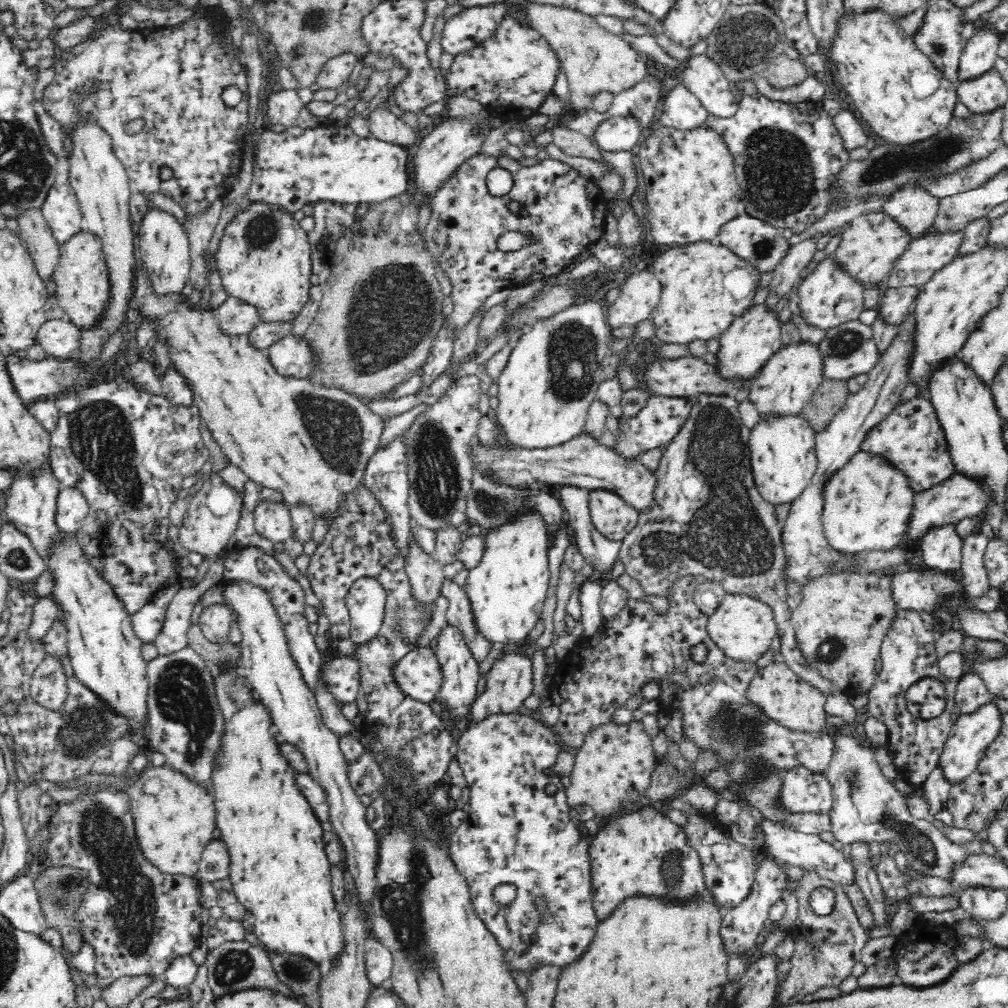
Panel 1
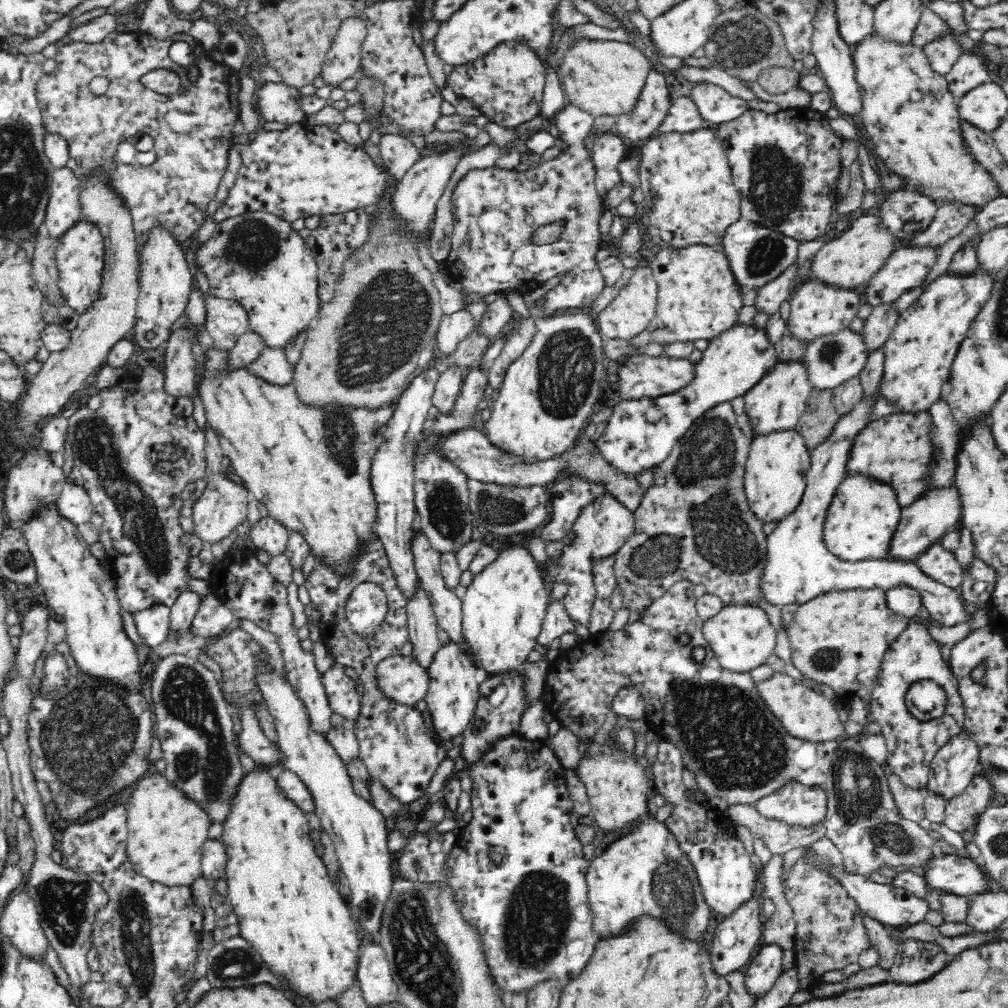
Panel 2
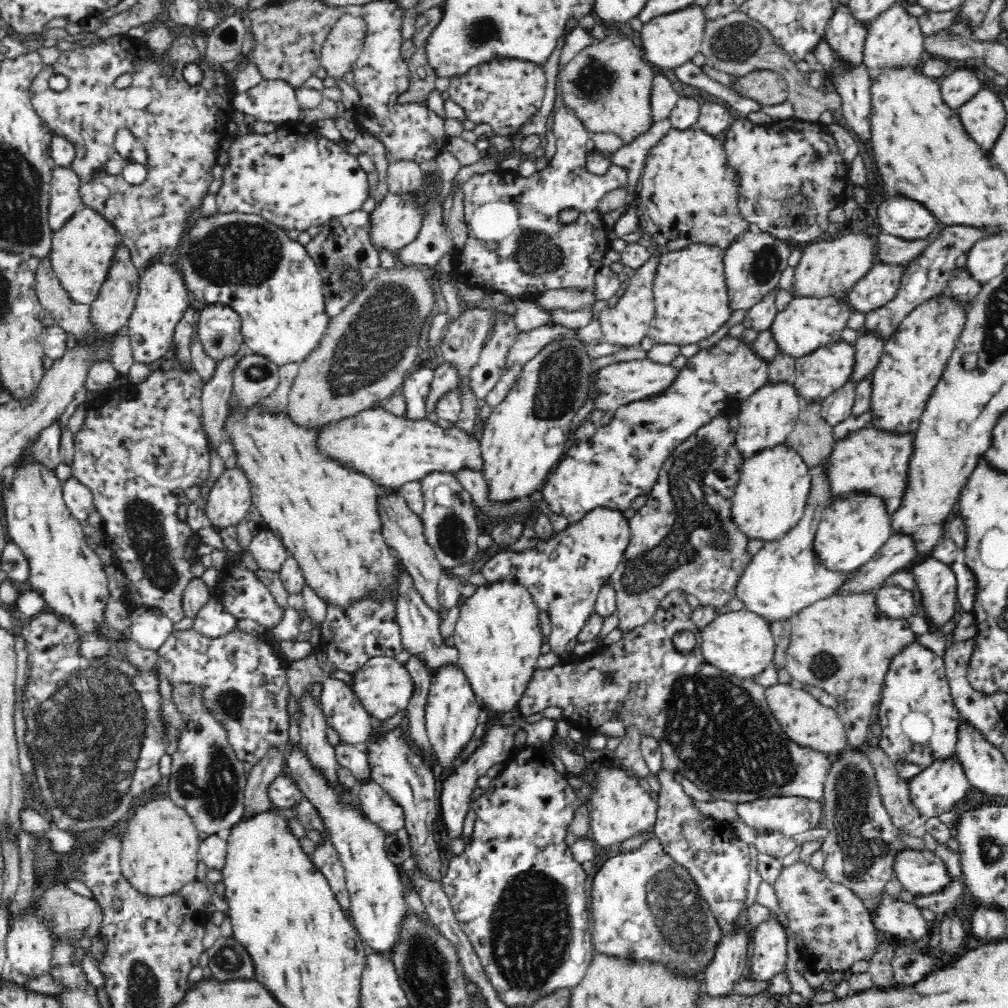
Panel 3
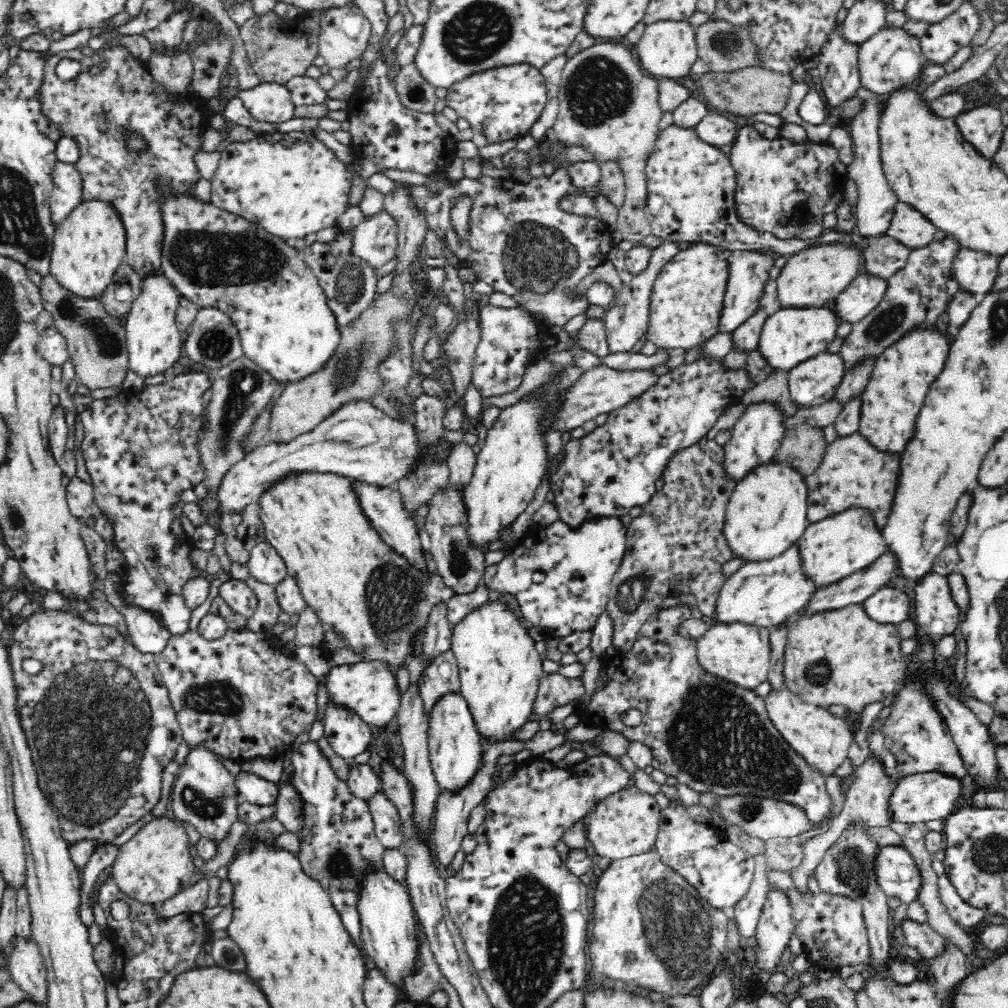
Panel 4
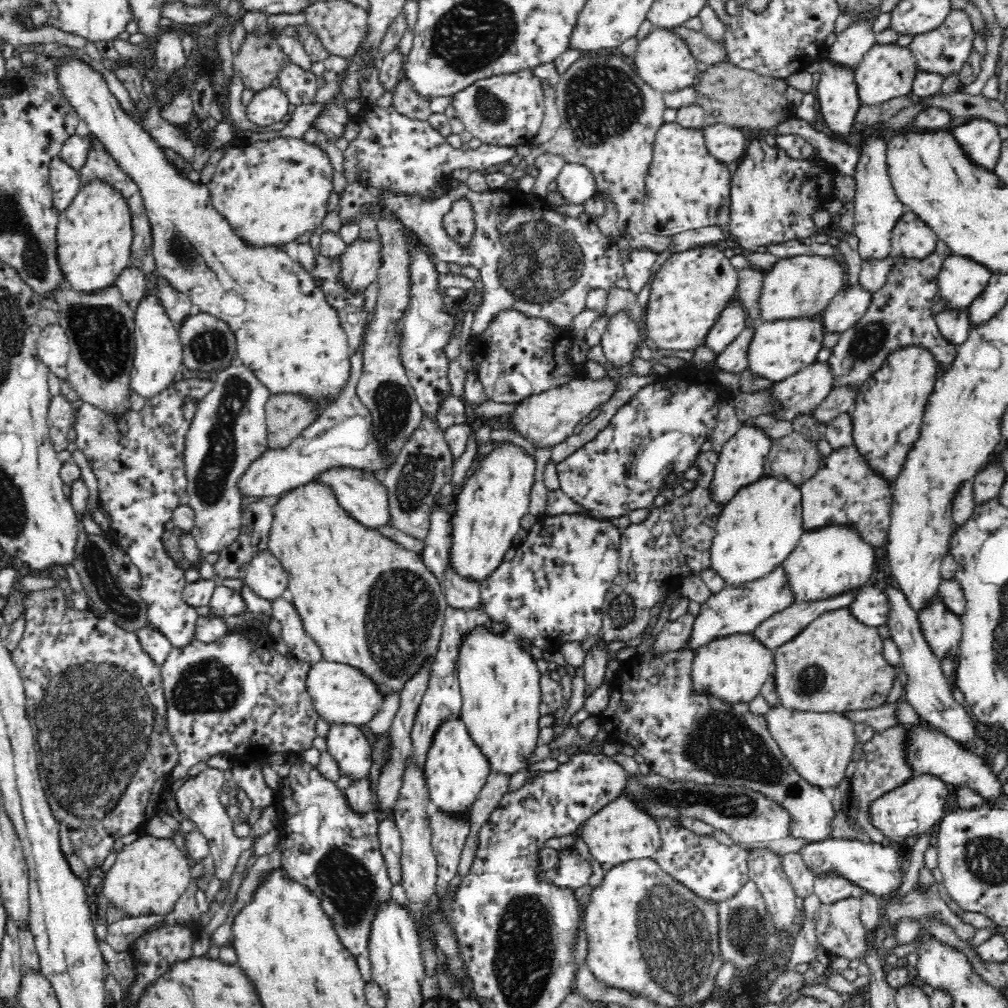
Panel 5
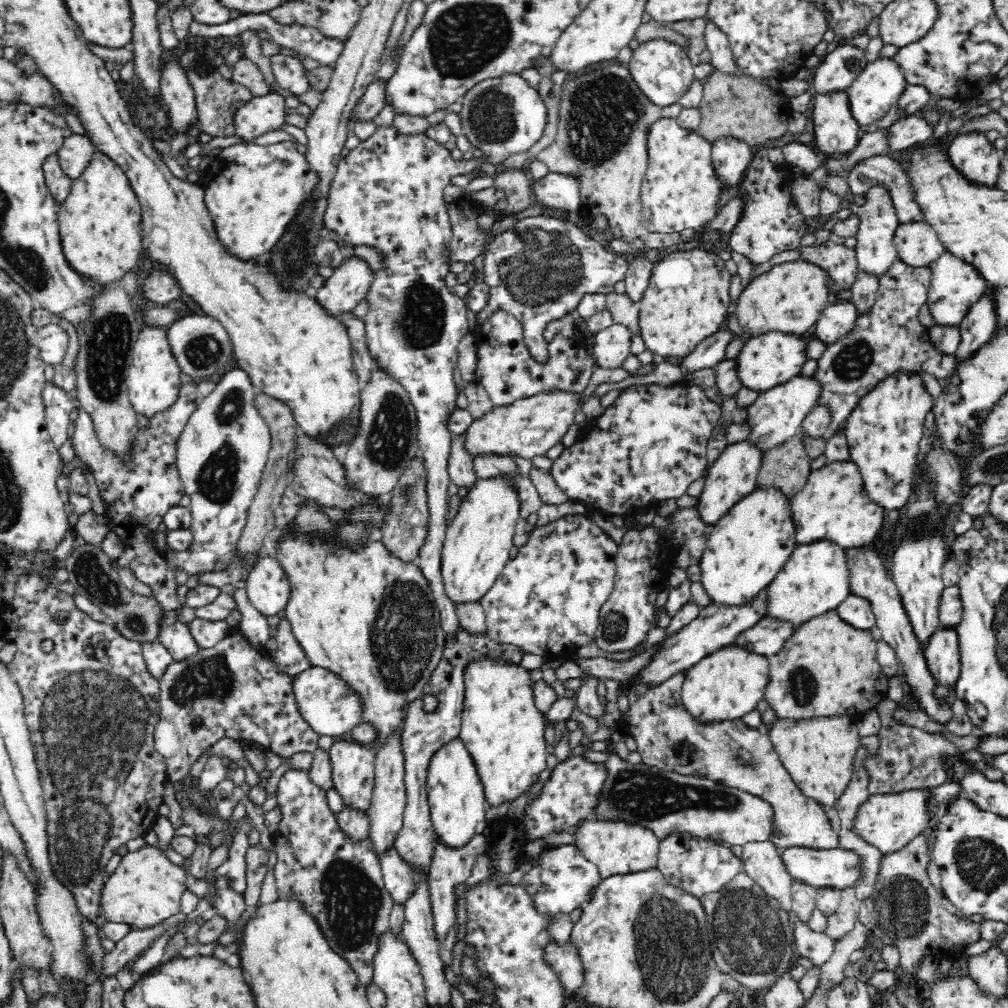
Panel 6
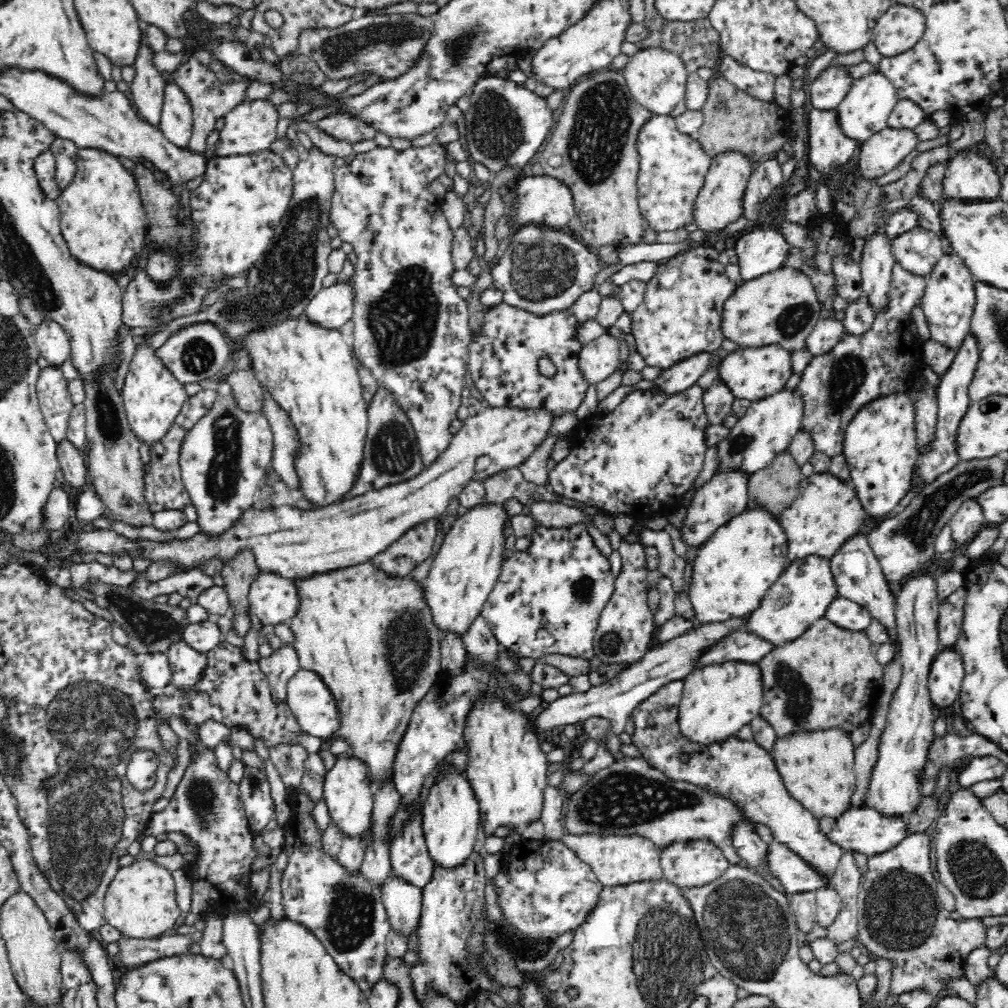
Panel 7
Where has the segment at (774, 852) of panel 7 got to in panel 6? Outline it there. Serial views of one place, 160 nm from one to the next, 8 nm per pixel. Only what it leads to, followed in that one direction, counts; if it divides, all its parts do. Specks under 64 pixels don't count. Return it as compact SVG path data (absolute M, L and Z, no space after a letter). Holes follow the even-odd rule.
M792 847L784 849L782 859L792 878L800 879L814 887L854 888L864 878L864 862L856 850L846 848Z

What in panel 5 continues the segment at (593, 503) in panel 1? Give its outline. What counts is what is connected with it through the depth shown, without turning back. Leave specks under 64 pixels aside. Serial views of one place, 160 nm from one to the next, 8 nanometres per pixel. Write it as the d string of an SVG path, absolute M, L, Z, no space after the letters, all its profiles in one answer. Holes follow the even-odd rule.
M560 514L558 516L546 516L536 520L532 528L528 531L528 537L522 544L517 547L516 555L510 561L502 561L489 575L486 575L481 581L480 592L481 598L485 603L485 610L489 615L490 619L494 622L506 624L509 630L513 632L518 640L527 638L542 648L546 648L549 642L554 642L560 638L561 643L572 642L572 641L584 641L590 636L596 636L601 634L603 610L606 594L609 593L610 587L612 586L614 578L619 574L619 558L620 558L620 546L622 532L618 530L618 526L614 524L610 519L595 518L583 514Z

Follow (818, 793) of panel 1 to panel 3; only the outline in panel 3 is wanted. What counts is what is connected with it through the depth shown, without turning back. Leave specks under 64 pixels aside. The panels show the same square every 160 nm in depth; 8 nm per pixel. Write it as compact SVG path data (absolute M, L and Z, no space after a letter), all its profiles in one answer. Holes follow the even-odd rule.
M781 796L759 798L758 800L737 804L738 818L756 832L762 829L782 832L787 835L800 834L822 825L823 811L820 800L803 796Z

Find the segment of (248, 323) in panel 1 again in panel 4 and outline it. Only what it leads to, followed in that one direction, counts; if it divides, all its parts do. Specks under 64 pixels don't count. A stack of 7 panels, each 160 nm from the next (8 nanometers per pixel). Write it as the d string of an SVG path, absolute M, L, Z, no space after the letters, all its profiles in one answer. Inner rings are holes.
M200 308L185 340L185 350L192 362L215 371L244 355L238 329L228 313L214 308Z

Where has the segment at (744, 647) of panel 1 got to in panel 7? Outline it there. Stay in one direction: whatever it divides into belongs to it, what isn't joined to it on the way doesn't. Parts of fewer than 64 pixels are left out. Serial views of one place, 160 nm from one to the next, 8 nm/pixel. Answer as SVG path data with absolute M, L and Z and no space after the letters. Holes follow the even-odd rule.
M738 660L707 663L683 679L678 722L682 733L692 741L711 743L737 734L760 713L765 686L758 663Z

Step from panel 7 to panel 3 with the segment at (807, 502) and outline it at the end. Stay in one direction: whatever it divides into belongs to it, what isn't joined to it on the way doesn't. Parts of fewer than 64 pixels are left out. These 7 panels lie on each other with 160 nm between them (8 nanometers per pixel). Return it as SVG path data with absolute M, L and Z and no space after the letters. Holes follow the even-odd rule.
M862 427L837 440L829 458L829 480L834 498L852 490L866 491L885 500L888 511L896 513L905 501L916 431L889 431L882 427Z

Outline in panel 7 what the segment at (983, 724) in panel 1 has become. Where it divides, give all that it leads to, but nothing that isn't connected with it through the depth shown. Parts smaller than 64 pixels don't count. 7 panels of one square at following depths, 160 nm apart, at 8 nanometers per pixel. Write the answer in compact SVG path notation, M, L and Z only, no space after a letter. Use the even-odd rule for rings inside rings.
M861 805L851 807L835 819L828 837L846 850L856 851L871 857L872 855L885 853L887 850L898 846L904 838L910 836L909 821L906 814L884 813L876 807Z

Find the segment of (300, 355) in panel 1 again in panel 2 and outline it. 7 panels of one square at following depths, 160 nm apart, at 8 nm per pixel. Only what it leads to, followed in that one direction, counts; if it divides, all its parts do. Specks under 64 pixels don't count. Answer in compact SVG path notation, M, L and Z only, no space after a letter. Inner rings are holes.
M267 346L249 367L270 383L285 385L294 380L295 368L290 364L284 347Z

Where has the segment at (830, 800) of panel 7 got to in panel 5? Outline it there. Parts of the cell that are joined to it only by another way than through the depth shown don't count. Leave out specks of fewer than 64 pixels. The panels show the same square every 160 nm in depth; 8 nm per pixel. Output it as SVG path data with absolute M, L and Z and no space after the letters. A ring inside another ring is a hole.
M781 702L770 707L764 715L772 737L804 779L822 789L838 786L856 744L853 722L841 713L794 710Z

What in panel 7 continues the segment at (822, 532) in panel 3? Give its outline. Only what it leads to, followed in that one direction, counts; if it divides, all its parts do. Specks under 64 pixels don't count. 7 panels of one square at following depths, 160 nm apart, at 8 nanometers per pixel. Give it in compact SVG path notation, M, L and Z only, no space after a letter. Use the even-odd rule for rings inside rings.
M809 554L789 561L778 580L765 592L758 610L750 614L745 628L772 641L774 646L798 638L813 622L823 618L832 602L840 597L830 560L831 557L821 554Z

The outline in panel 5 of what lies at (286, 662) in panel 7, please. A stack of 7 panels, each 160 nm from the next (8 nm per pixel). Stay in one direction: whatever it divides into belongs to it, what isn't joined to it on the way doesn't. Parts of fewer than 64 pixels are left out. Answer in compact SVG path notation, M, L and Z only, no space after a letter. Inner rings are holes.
M287 593L278 595L271 600L272 619L281 623L281 637L289 652L301 661L309 664L321 661L322 647L316 643L316 639L304 629L302 618L291 602Z

